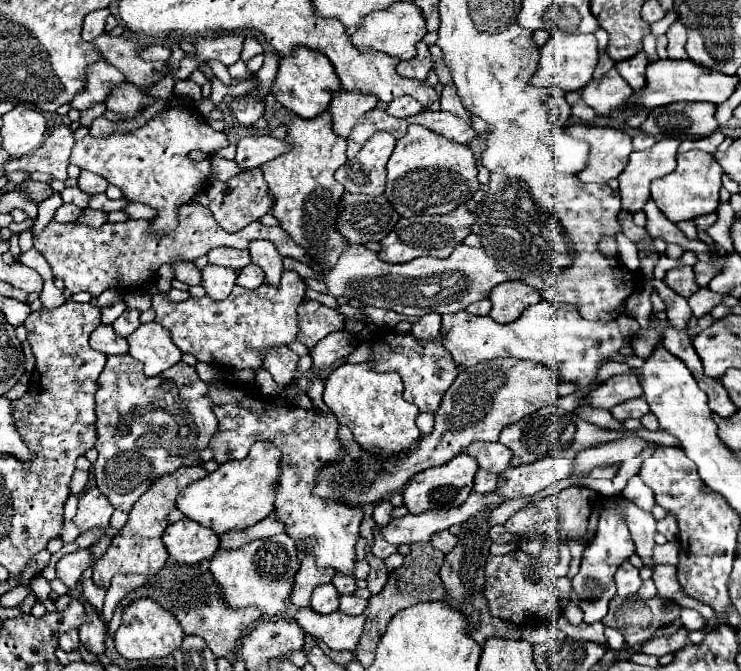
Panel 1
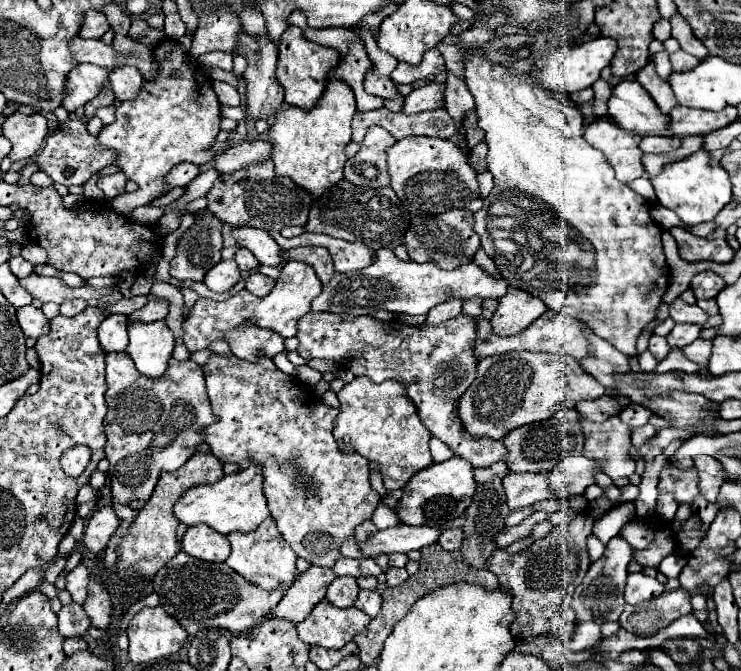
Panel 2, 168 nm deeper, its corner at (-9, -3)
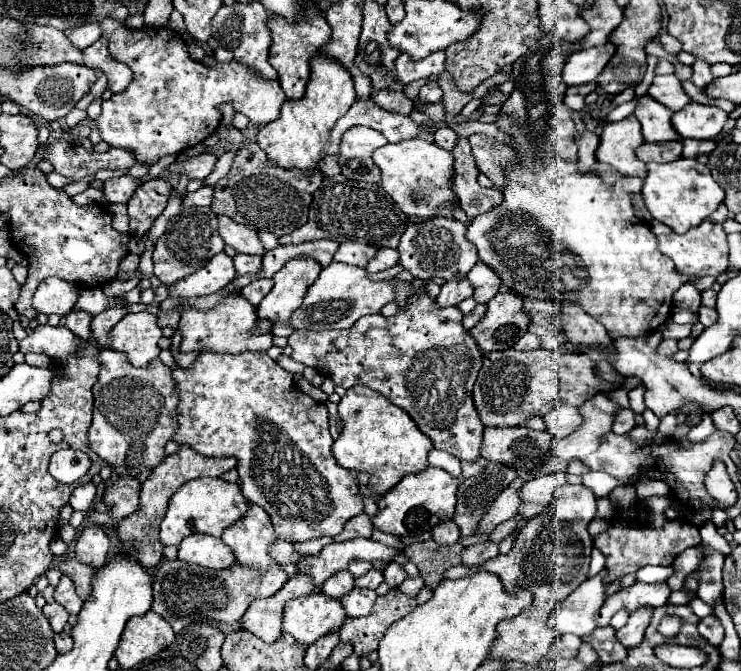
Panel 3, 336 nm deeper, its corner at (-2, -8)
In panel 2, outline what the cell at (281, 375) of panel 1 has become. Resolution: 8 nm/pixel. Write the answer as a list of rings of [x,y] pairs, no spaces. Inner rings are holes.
[[[244,325],[228,333],[228,345],[238,359],[244,361],[258,361],[262,357],[274,359],[278,353],[284,351],[284,339],[274,331],[260,329],[256,325]]]

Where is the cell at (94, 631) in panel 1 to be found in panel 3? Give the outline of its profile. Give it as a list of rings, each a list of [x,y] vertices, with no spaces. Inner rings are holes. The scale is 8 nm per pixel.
[[[63,558],[57,568],[61,570],[61,574],[65,574],[65,576],[69,576],[73,580],[77,594],[83,600],[87,600],[89,594],[91,594],[91,580],[93,580],[95,570],[85,566],[85,564],[81,564],[81,562],[77,562],[75,558]]]

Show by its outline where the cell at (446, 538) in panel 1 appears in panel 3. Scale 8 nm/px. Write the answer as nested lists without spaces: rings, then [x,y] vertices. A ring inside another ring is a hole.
[[[447,520],[443,524],[437,524],[431,532],[433,540],[441,546],[451,546],[459,540],[459,530],[457,530],[457,524],[453,524],[453,520]]]

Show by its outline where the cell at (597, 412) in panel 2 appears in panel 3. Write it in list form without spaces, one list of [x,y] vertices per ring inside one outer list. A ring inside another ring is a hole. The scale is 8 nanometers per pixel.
[[[561,404],[561,406],[553,408],[543,420],[547,424],[545,430],[553,438],[565,438],[573,430],[577,430],[581,426],[581,422],[583,422],[583,418],[579,416],[579,410],[569,406],[569,404]]]

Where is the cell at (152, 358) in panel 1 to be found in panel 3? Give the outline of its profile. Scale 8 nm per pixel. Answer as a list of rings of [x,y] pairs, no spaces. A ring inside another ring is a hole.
[[[151,312],[127,314],[125,320],[119,320],[109,332],[111,348],[125,352],[127,358],[141,368],[159,356],[159,338],[161,328],[157,326],[157,316]]]

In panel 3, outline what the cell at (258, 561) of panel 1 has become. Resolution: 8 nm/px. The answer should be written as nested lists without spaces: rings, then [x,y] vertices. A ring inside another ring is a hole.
[[[249,502],[249,512],[237,520],[237,524],[231,524],[223,532],[221,540],[233,548],[237,562],[245,566],[265,570],[275,564],[269,556],[269,546],[277,540],[277,536],[269,514],[257,504]]]

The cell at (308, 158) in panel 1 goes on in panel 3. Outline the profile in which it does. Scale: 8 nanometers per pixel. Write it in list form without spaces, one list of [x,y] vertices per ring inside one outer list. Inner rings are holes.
[[[315,54],[311,58],[311,78],[307,82],[307,90],[303,98],[285,100],[281,108],[281,118],[263,126],[257,134],[257,142],[267,152],[267,156],[275,160],[281,168],[301,168],[311,172],[315,170],[321,158],[323,152],[321,148],[329,144],[333,124],[337,122],[337,118],[345,116],[345,112],[351,108],[355,98],[357,94],[349,70],[341,62],[325,54]]]

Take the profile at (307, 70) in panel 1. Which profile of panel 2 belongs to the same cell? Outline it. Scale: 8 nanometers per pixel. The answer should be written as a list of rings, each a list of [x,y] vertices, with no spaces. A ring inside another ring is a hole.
[[[288,27],[286,33],[282,35],[282,43],[278,47],[278,71],[276,71],[278,83],[284,87],[284,93],[286,93],[286,103],[300,107],[304,111],[310,111],[324,95],[328,75],[336,69],[338,61],[340,61],[340,53],[336,49],[316,45],[316,43],[304,39],[304,35],[298,27]]]

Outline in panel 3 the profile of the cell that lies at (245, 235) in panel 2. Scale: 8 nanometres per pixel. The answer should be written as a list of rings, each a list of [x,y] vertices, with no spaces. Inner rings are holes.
[[[219,216],[217,220],[219,220],[219,234],[225,240],[225,244],[243,254],[265,254],[265,248],[261,246],[257,232],[229,220],[229,216]]]

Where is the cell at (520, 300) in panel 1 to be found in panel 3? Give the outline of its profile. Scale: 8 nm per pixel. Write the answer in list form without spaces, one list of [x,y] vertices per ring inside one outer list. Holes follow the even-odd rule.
[[[499,292],[487,302],[487,314],[469,330],[483,354],[513,348],[527,332],[529,316],[521,306],[521,298],[513,292]]]

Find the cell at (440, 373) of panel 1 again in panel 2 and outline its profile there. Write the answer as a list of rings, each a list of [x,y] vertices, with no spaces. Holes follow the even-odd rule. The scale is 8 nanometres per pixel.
[[[308,311],[298,321],[298,353],[306,361],[324,357],[350,369],[354,375],[366,375],[374,383],[396,379],[406,385],[408,397],[414,401],[420,421],[432,435],[444,439],[444,443],[468,459],[474,467],[488,467],[506,459],[506,447],[502,441],[472,439],[468,437],[458,419],[458,399],[470,387],[476,377],[474,341],[476,323],[466,315],[444,321],[438,327],[426,325],[402,325],[398,321],[376,321],[372,317],[336,315],[324,311]]]

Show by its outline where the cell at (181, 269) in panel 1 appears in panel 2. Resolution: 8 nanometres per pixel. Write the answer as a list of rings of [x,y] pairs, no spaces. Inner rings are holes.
[[[210,213],[210,217],[202,217],[194,221],[194,225],[180,237],[178,241],[178,251],[176,257],[170,261],[170,275],[180,279],[180,281],[204,281],[204,275],[220,261],[220,249],[222,249],[222,239],[220,239],[220,219]]]

